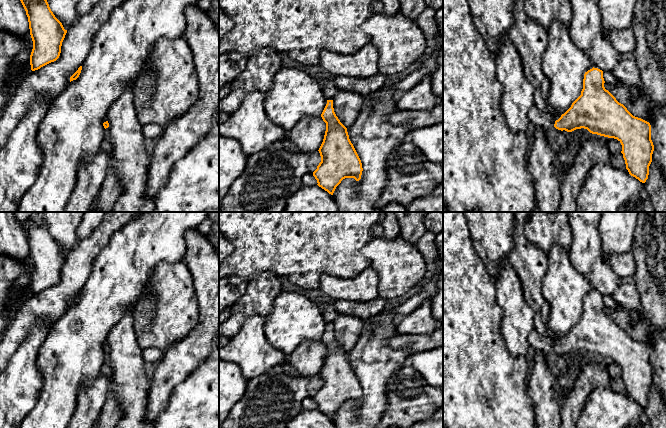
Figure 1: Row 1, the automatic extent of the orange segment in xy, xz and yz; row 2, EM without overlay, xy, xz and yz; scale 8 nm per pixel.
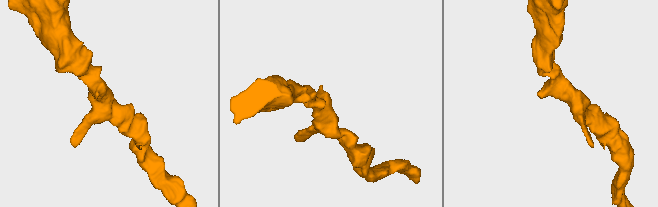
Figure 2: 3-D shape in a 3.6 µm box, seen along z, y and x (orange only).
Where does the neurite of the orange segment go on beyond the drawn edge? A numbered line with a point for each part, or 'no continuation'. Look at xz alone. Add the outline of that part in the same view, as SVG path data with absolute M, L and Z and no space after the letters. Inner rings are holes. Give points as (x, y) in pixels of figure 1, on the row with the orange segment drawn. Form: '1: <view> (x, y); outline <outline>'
1: xz (329, 86); outline M330 76L320 81L321 86L323 88L323 93L325 97L327 98L327 100L333 100L334 96L339 91L336 85L335 79L336 77Z

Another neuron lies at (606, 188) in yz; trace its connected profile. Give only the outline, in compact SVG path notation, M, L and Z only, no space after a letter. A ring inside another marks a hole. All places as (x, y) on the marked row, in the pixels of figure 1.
M598 162L592 166L576 199L575 212L653 212L644 183L631 176L626 168Z

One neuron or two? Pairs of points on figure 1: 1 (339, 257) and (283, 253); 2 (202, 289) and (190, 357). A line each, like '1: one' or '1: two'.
1: one
2: one

